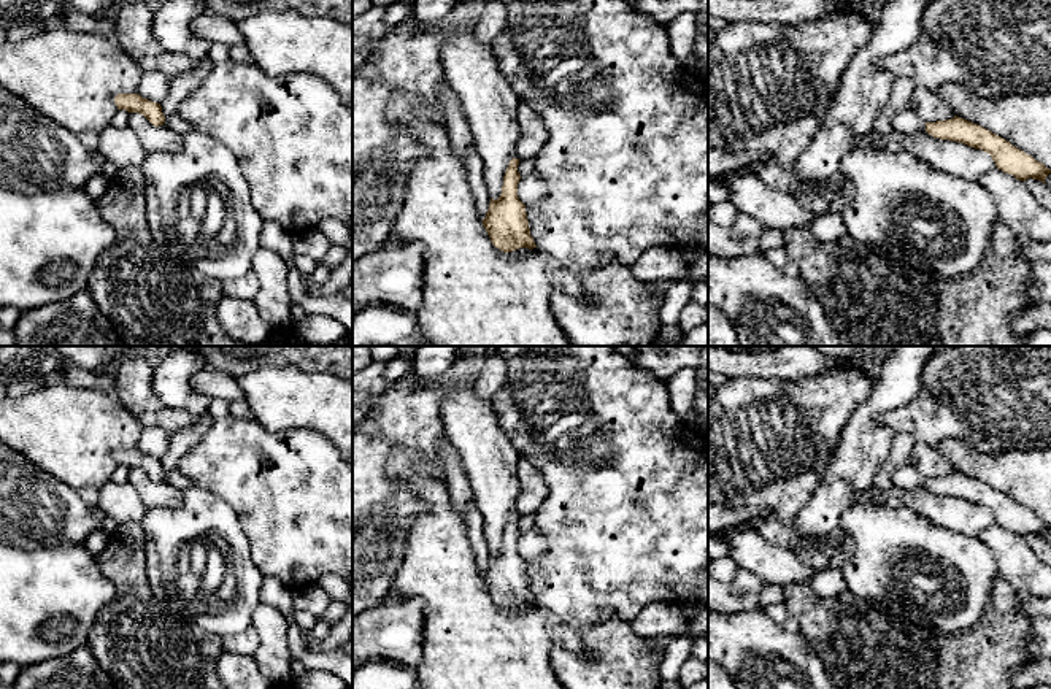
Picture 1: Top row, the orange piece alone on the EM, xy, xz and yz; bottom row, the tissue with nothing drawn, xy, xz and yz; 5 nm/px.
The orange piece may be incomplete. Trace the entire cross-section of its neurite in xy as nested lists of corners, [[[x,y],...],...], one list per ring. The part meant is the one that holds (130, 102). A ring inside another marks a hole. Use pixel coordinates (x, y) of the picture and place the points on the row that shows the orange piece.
[[[117,94],[114,103],[117,110],[143,114],[156,127],[165,122],[160,103],[143,98],[138,94]]]

